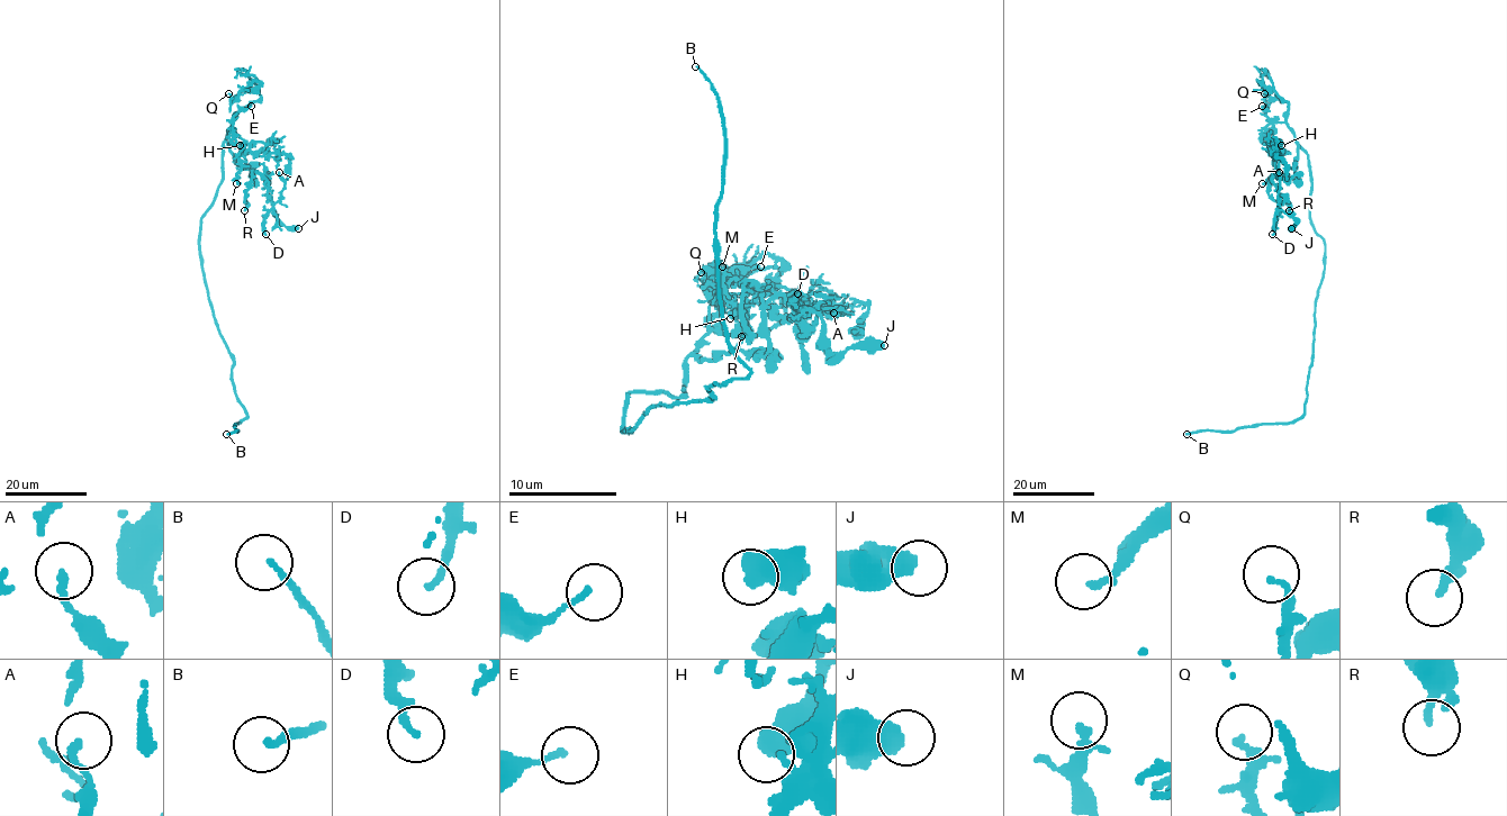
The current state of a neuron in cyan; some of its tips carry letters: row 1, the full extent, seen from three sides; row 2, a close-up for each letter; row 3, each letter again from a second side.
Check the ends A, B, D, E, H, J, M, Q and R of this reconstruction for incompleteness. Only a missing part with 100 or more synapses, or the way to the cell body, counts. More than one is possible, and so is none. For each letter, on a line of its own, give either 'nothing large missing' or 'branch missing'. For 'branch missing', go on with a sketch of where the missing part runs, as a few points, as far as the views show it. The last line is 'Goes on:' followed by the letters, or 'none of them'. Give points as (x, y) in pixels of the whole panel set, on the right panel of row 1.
A: nothing large missing
B: branch missing
D: nothing large missing
E: nothing large missing
H: nothing large missing
J: nothing large missing
M: nothing large missing
Q: nothing large missing
R: nothing large missing
Goes on: B

